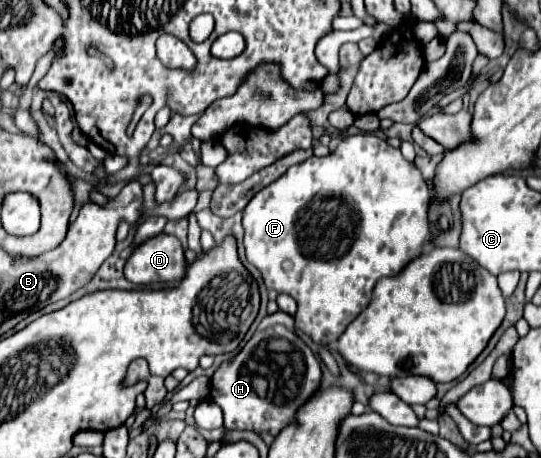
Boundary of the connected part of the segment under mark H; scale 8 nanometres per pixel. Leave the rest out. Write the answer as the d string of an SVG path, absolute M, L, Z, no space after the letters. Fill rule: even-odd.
M277 310L275 314L267 314L261 320L253 338L241 348L241 352L235 358L223 362L215 370L215 374L211 378L211 400L223 410L227 430L253 430L257 434L267 432L271 436L277 436L287 424L295 422L297 408L301 404L305 404L311 396L315 396L315 392L321 388L321 376L323 376L321 364L317 362L315 354L295 334L293 316Z

